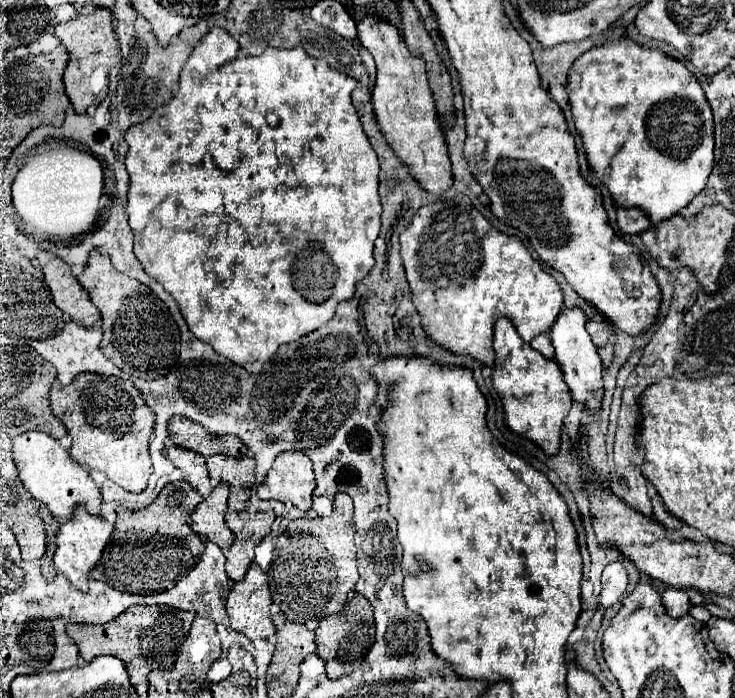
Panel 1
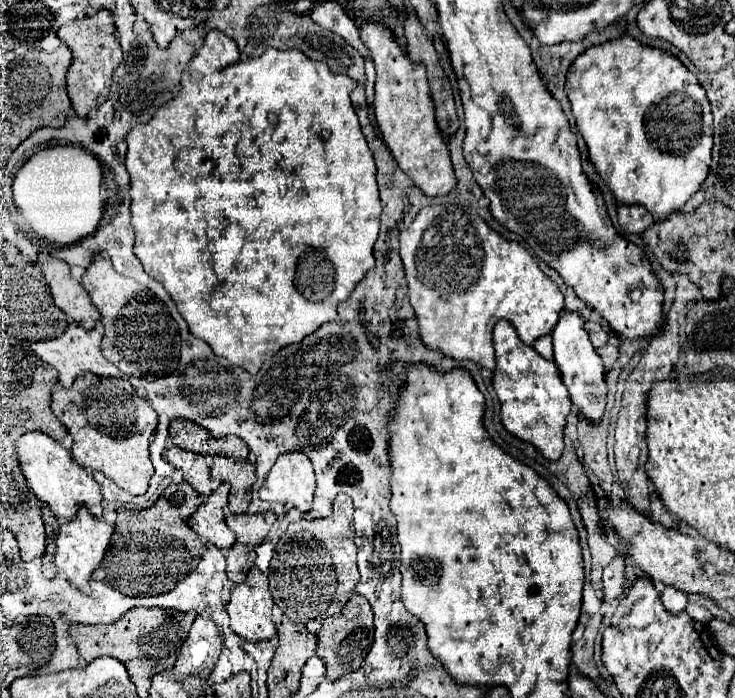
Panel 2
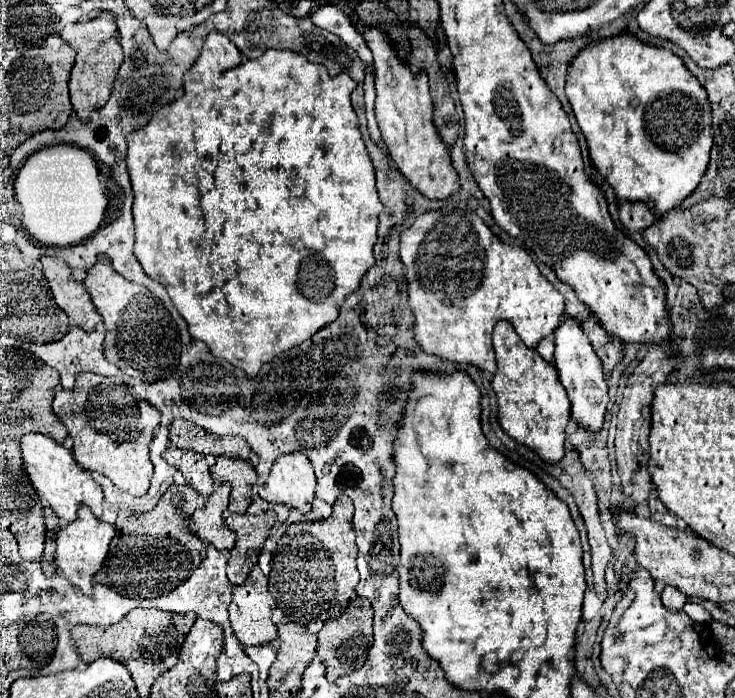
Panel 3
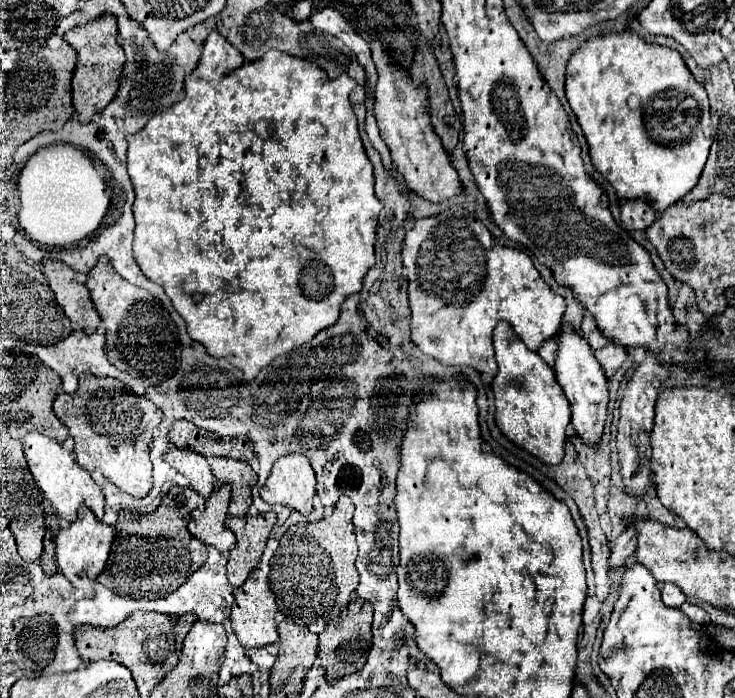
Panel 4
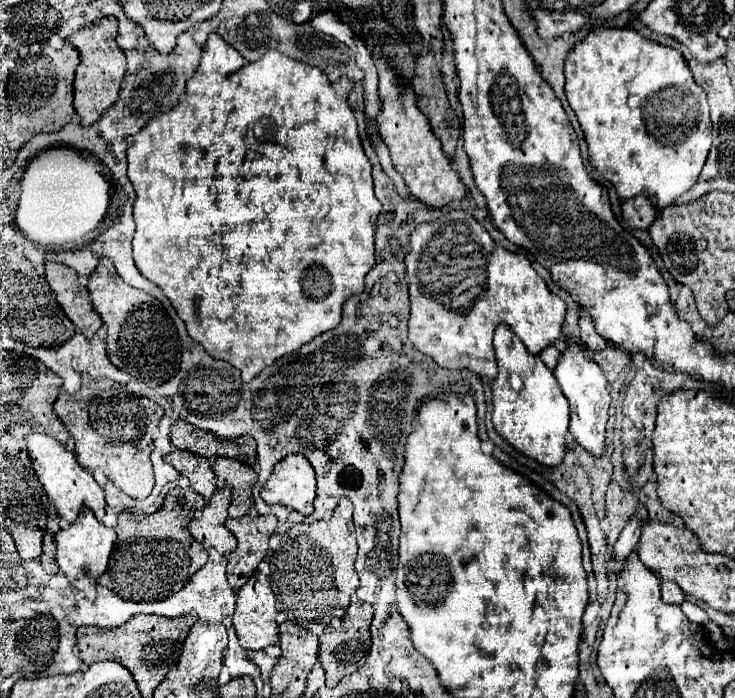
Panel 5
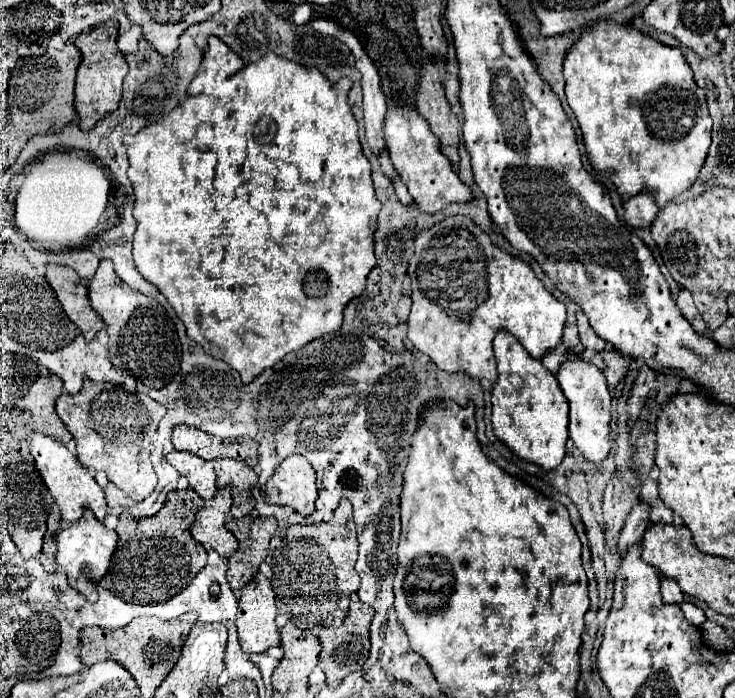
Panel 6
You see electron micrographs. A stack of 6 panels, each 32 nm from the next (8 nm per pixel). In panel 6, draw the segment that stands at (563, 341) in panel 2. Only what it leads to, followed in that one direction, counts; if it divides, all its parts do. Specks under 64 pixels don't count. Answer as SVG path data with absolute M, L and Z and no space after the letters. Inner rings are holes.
M568 352L566 362L562 362L556 372L556 380L570 402L570 438L588 460L592 462L604 460L610 450L608 422L610 422L610 402L612 402L606 376L598 366L586 362L576 352Z

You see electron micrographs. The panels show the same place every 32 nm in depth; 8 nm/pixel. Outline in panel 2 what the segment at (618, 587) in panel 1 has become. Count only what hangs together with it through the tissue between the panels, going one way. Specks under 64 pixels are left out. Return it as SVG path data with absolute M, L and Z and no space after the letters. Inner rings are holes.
M618 552L618 558L614 558L606 568L602 576L604 586L604 600L616 600L626 590L626 566L624 566L624 554Z

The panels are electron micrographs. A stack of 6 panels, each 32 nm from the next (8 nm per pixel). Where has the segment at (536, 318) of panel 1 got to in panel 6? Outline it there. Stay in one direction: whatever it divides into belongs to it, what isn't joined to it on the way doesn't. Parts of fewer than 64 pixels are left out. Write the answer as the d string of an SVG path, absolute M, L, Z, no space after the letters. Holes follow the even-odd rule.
M458 214L458 216L444 218L442 222L434 224L432 228L420 228L420 232L416 232L416 240L414 240L414 254L412 254L410 262L408 262L408 276L412 278L412 312L410 312L410 318L408 318L408 338L410 338L410 342L420 352L424 352L426 356L430 356L436 362L436 366L442 368L442 370L446 370L446 372L466 372L466 374L470 374L476 380L492 380L494 382L496 376L498 376L498 372L496 372L496 364L494 364L492 340L494 340L494 336L496 336L496 332L500 328L504 328L510 334L514 334L520 340L520 344L534 358L540 358L546 350L556 348L558 342L560 342L560 338L562 338L562 328L564 328L564 322L566 322L566 304L562 300L558 300L556 296L552 296L546 290L546 286L542 284L542 280L536 278L536 274L534 274L534 270L530 268L528 262L524 262L522 258L516 258L516 256L500 250L498 246L494 246L492 240L490 240L490 236L486 232L482 232L480 226L474 224L470 216Z

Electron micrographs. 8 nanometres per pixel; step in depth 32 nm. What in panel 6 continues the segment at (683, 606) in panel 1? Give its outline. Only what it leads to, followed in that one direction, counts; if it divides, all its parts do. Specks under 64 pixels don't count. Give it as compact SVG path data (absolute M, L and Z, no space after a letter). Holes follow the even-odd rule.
M664 578L660 584L660 592L662 592L662 600L666 604L680 604L684 600L684 594L680 590L680 586L672 580L672 578Z

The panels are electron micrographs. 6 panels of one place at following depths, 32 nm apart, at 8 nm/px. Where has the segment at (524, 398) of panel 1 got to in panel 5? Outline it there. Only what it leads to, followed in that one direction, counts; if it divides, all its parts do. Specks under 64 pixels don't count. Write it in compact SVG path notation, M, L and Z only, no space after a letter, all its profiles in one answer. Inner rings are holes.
M500 324L494 332L494 350L498 362L498 376L492 382L492 402L494 414L492 422L496 432L506 438L516 450L534 458L544 466L558 466L566 450L566 432L568 432L568 400L556 384L554 372L540 360L526 352L520 338L514 332Z

